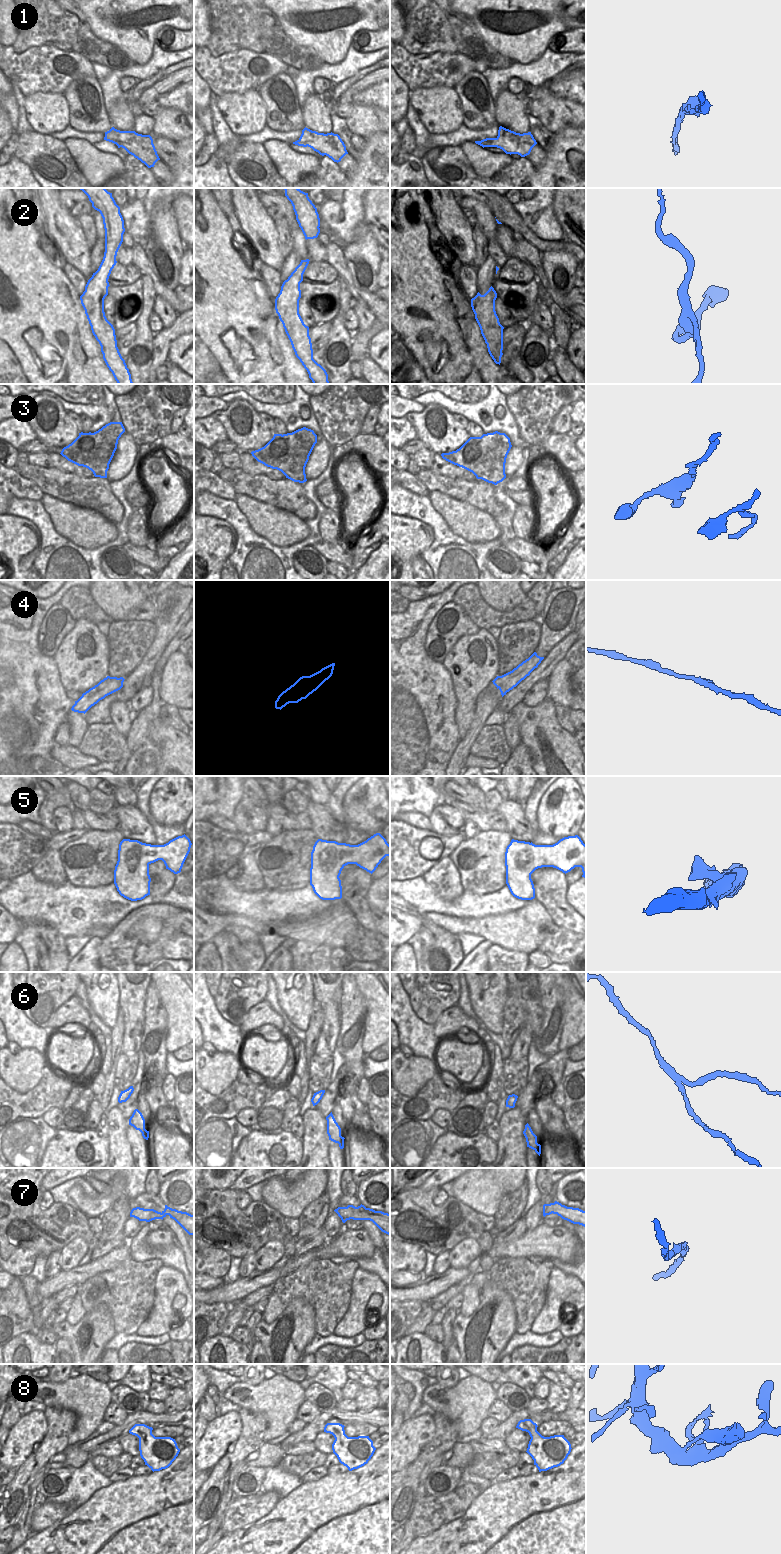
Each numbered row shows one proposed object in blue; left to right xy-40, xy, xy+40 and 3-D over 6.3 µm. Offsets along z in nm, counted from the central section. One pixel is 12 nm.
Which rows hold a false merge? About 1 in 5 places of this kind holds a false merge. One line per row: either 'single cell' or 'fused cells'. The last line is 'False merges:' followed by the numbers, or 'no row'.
1: single cell
2: fused cells
3: fused cells
4: single cell
5: single cell
6: single cell
7: single cell
8: single cell
False merges: 2, 3

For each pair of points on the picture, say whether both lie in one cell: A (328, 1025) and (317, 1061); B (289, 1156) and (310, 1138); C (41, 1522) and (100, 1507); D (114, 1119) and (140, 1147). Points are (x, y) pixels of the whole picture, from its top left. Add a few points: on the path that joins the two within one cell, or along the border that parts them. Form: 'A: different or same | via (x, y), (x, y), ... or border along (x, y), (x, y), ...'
A: different | border along (314, 1054), (320, 1056), (331, 1055)
B: different | border along (301, 1139), (302, 1157)
C: different | border along (72, 1511), (47, 1528)
D: different | border along (128, 1124), (126, 1139), (132, 1155)

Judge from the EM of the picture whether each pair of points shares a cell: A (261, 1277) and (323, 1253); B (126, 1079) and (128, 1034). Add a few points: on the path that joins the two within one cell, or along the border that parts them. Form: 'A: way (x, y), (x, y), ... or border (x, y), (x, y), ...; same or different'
A: border (317, 1249), (318, 1257); different
B: border (136, 1052), (122, 1054); different

